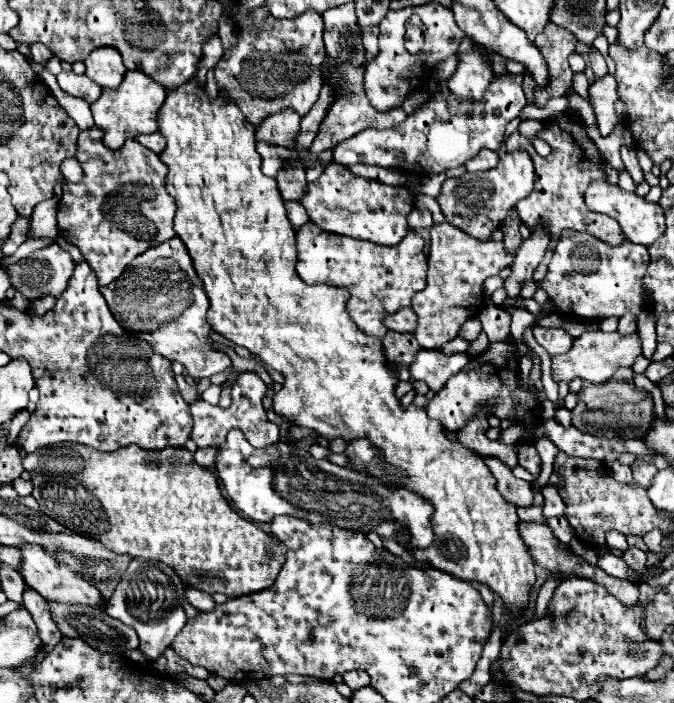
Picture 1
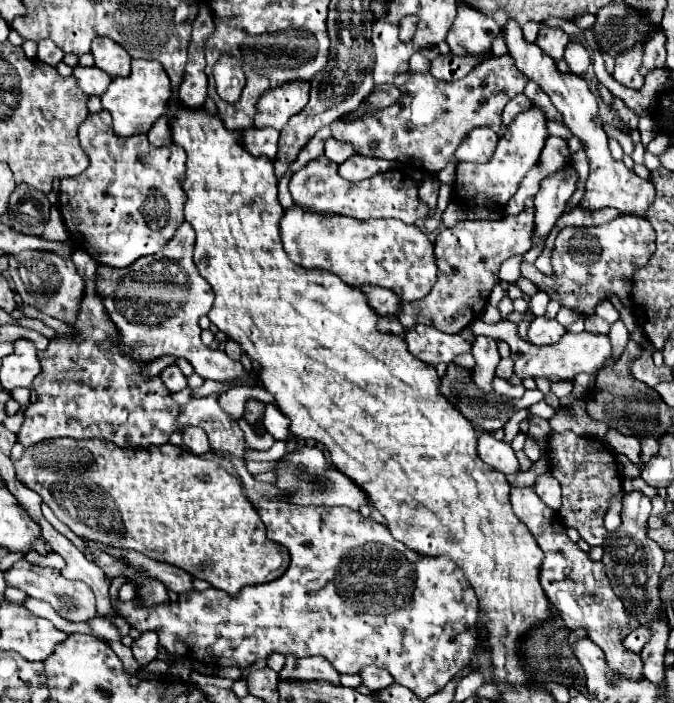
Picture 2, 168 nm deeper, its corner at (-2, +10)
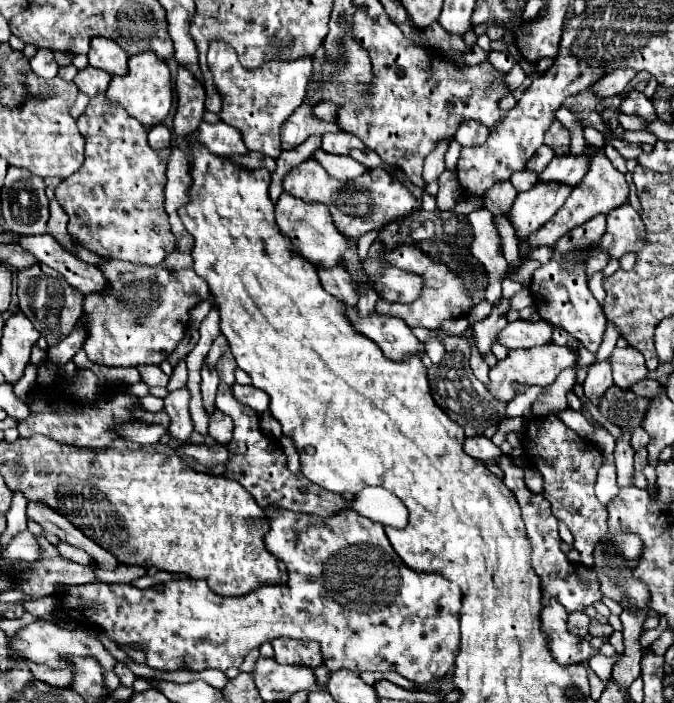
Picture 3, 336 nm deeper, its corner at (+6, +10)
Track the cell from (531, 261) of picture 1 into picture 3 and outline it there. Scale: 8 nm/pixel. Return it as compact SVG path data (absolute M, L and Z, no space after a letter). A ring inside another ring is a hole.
M585 154L555 156L553 162L549 162L549 166L539 174L539 182L541 184L559 182L559 184L567 184L573 188L581 182L581 178L585 176L585 170L587 170Z

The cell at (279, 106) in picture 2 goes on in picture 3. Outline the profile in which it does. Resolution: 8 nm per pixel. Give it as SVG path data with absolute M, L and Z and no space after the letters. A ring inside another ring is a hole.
M211 42L207 64L213 74L217 92L221 94L223 100L223 108L219 112L221 120L229 126L235 126L243 134L243 142L249 150L277 158L281 154L279 130L283 122L303 104L307 80L311 74L311 58L287 64L269 62L269 66L259 66L257 70L245 70L237 62L237 52L229 44Z

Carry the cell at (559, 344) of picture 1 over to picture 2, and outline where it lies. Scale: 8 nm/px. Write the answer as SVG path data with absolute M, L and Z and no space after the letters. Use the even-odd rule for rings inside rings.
M535 318L527 330L527 340L531 344L553 344L565 334L565 328L557 320L549 318Z

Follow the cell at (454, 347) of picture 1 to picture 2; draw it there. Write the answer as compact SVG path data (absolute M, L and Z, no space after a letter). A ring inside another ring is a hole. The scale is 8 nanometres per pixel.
M475 320L471 326L473 334L483 334L483 336L495 336L505 340L511 346L511 358L515 362L513 370L517 376L521 378L559 378L559 380L573 380L579 372L587 372L587 374L597 374L599 366L605 364L611 358L611 344L607 336L595 336L589 332L581 332L581 334L565 334L561 338L561 342L551 344L551 346L535 346L527 340L523 340L517 334L517 324L509 322L509 320L501 320L499 324L485 324L481 320Z

